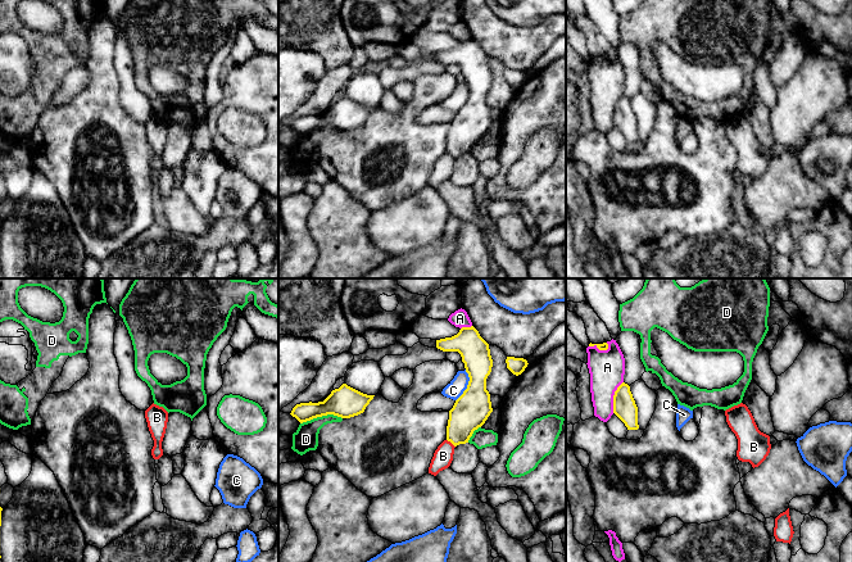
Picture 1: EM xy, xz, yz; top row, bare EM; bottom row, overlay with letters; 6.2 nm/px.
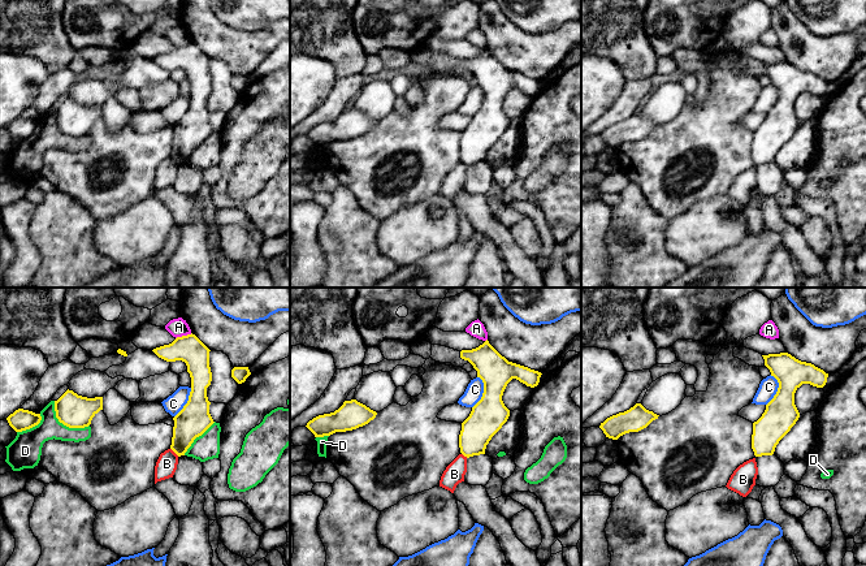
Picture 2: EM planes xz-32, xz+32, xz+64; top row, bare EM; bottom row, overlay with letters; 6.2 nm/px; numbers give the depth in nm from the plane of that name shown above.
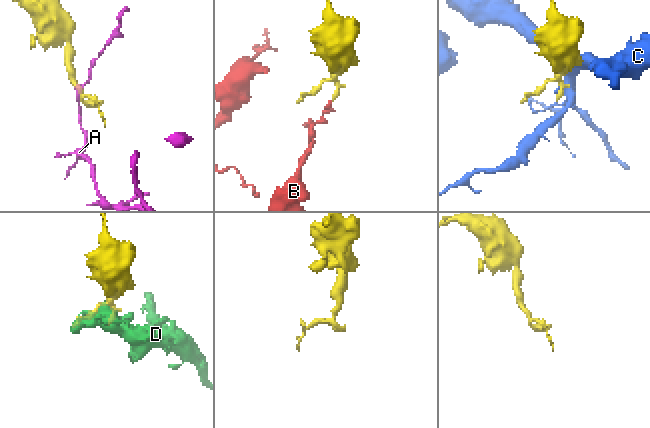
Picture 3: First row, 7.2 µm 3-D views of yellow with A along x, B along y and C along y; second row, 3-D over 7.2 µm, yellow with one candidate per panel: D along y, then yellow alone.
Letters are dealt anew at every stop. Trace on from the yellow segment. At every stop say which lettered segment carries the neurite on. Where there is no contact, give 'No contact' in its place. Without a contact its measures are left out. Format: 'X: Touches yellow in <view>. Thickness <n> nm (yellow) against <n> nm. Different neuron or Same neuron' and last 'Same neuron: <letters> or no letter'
A: Touches yellow in yz. Thickness 140 nm (yellow) against 220 nm. Different neuron
B: Touches yellow in xz. Thickness 220 nm (yellow) against 120 nm. Different neuron
C: Touches yellow in xz. Thickness 220 nm (yellow) against 110 nm. Different neuron
D: Touches yellow in xz. Thickness 200 nm (yellow) against 150 nm. Different neuron
Same neuron: no letter

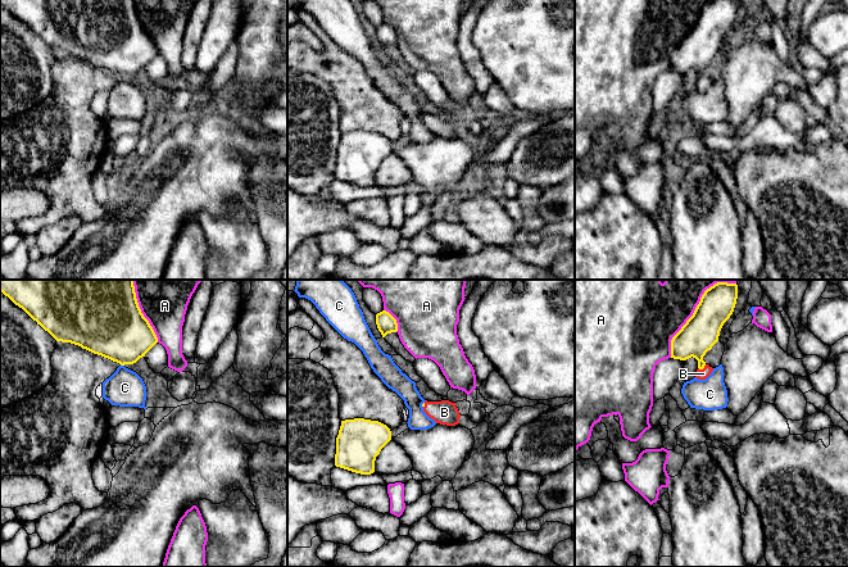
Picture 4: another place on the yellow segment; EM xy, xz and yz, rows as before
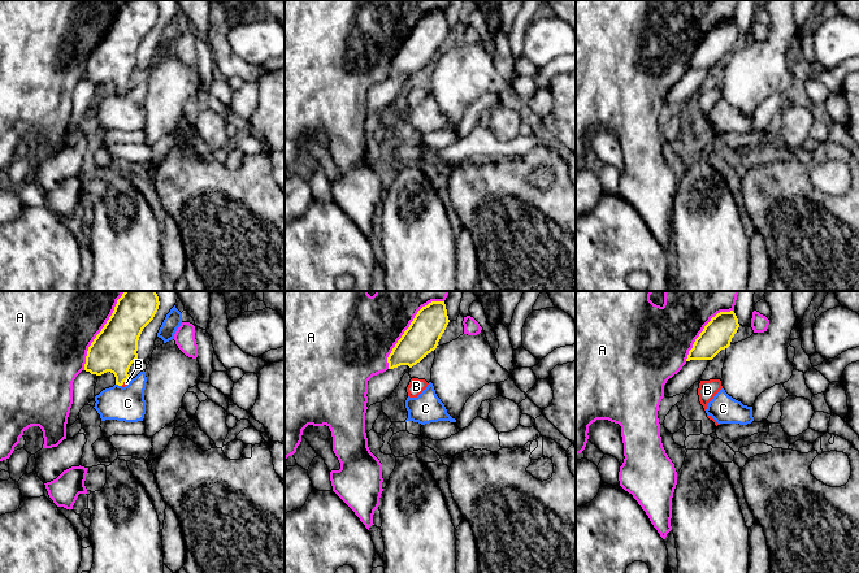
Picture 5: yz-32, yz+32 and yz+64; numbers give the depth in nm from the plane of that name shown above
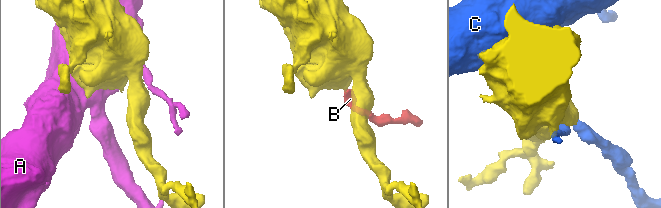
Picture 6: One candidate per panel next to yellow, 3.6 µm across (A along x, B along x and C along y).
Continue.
A: Touches yellow in yz. Thickness 220 nm (yellow) against 400 nm. Different neuron
B: Touches yellow in yz. Thickness 220 nm (yellow) against 70 nm. Same neuron
C: Touches yellow in xy. Thickness 400 nm (yellow) against 240 nm. Different neuron
Same neuron: B

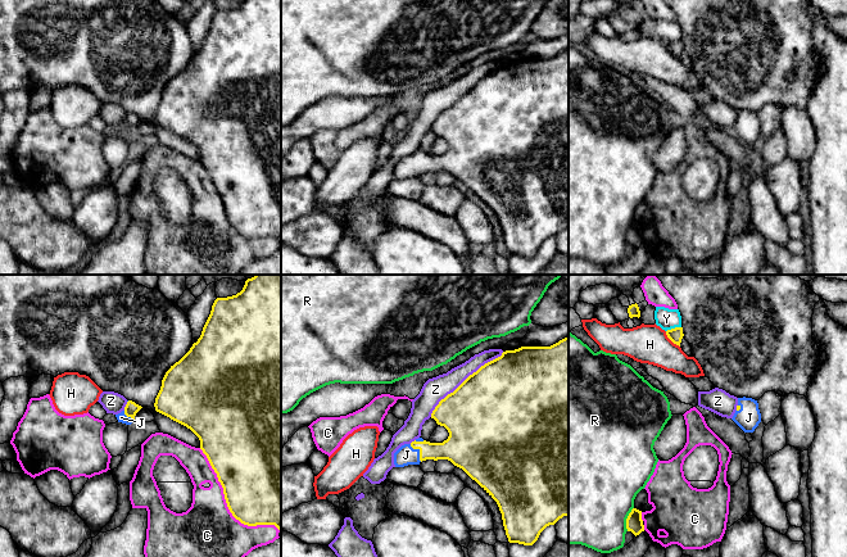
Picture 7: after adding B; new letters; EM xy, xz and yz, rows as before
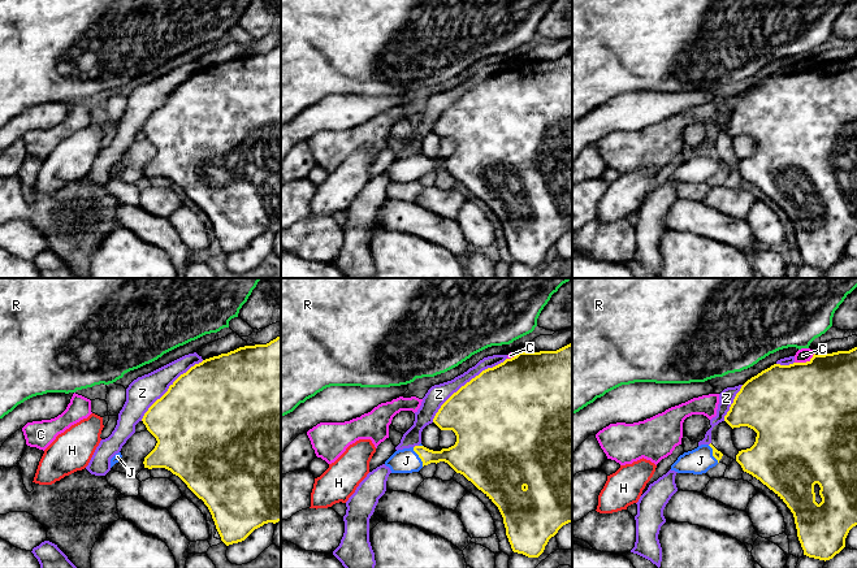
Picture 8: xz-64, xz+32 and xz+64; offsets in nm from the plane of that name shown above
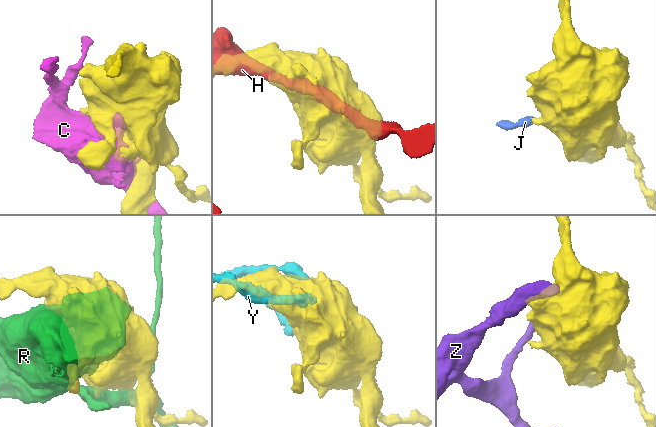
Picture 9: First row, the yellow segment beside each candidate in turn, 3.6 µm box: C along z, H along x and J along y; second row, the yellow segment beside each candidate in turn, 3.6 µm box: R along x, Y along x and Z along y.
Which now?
C: Touches yellow in xy. Thickness 500 nm (yellow) against 440 nm. Different neuron
H: Touches yellow in yz. Thickness 90 nm (yellow) against 240 nm. Different neuron
J: Touches yellow in xz. Thickness 200 nm (yellow) against 120 nm. Same neuron
R: Touches yellow in yz. Thickness 110 nm (yellow) against 500 nm. Different neuron
Y: Touches yellow in yz. Thickness 90 nm (yellow) against 130 nm. Different neuron
Z: Touches yellow in xz. Thickness 500 nm (yellow) against 150 nm. Different neuron
Same neuron: J

